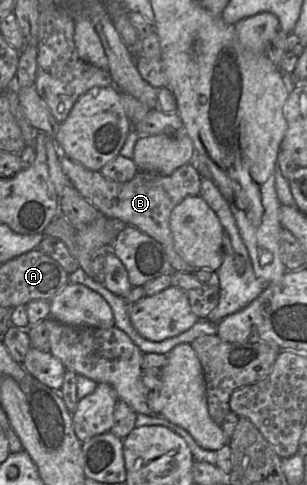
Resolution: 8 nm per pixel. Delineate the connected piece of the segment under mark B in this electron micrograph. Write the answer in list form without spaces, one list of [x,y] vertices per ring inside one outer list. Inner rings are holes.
[[[62,153],[59,163],[79,194],[101,214],[116,220],[121,225],[131,225],[158,241],[162,245],[173,271],[194,272],[195,269],[175,251],[169,224],[172,210],[184,198],[197,196],[200,193],[201,176],[194,165],[185,164],[168,176],[139,171],[127,182],[116,182],[105,178],[100,171],[84,168]]]

